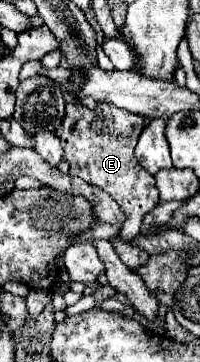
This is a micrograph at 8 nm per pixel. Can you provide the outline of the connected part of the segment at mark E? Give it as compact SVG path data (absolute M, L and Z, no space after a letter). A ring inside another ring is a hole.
M79 100L67 102L67 112L63 118L63 130L59 134L65 160L69 162L69 176L83 178L87 184L97 186L111 194L121 208L127 212L127 224L123 226L119 238L133 240L139 234L143 216L155 208L159 202L159 192L155 188L155 178L143 170L135 160L133 150L137 138L145 126L145 118L107 102L97 102L95 110L85 108Z

